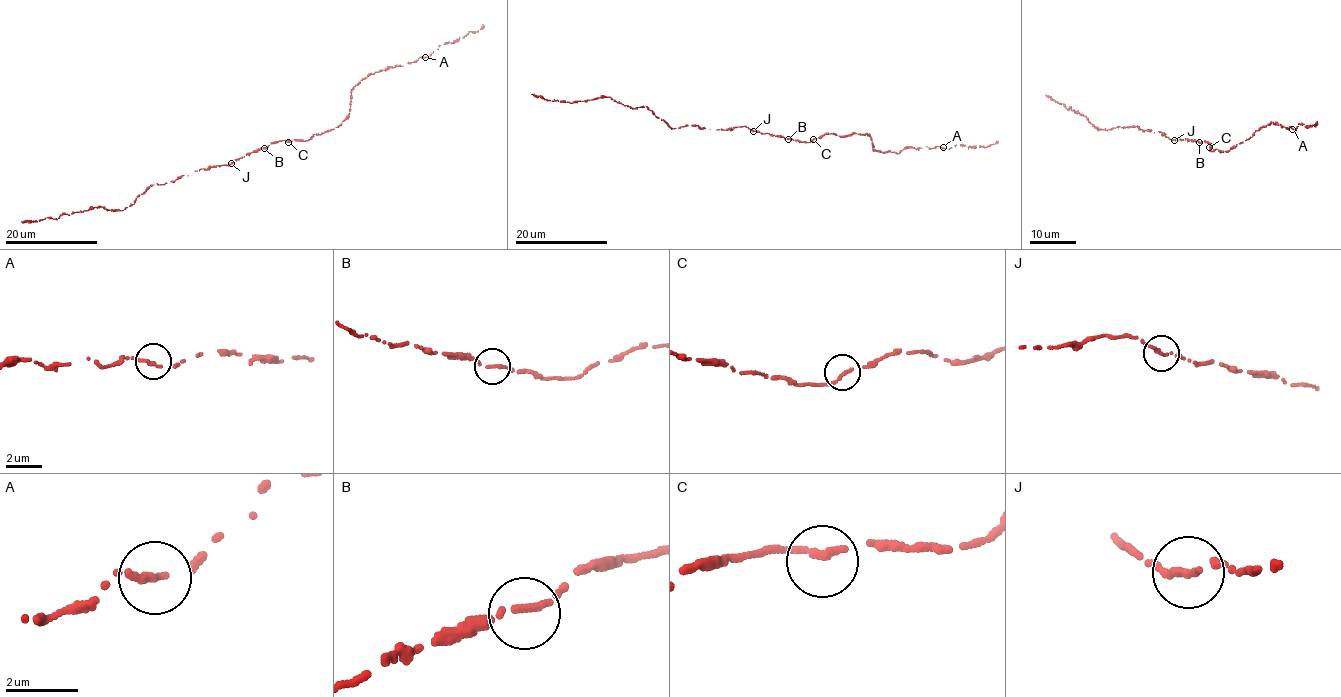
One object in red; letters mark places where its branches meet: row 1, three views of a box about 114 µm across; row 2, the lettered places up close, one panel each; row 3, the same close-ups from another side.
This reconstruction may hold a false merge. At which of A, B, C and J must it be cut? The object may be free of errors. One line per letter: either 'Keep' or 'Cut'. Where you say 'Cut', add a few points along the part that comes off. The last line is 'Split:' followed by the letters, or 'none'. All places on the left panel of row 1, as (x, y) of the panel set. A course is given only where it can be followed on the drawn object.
A: Keep
B: Keep
C: Keep
J: Keep
Split: none

